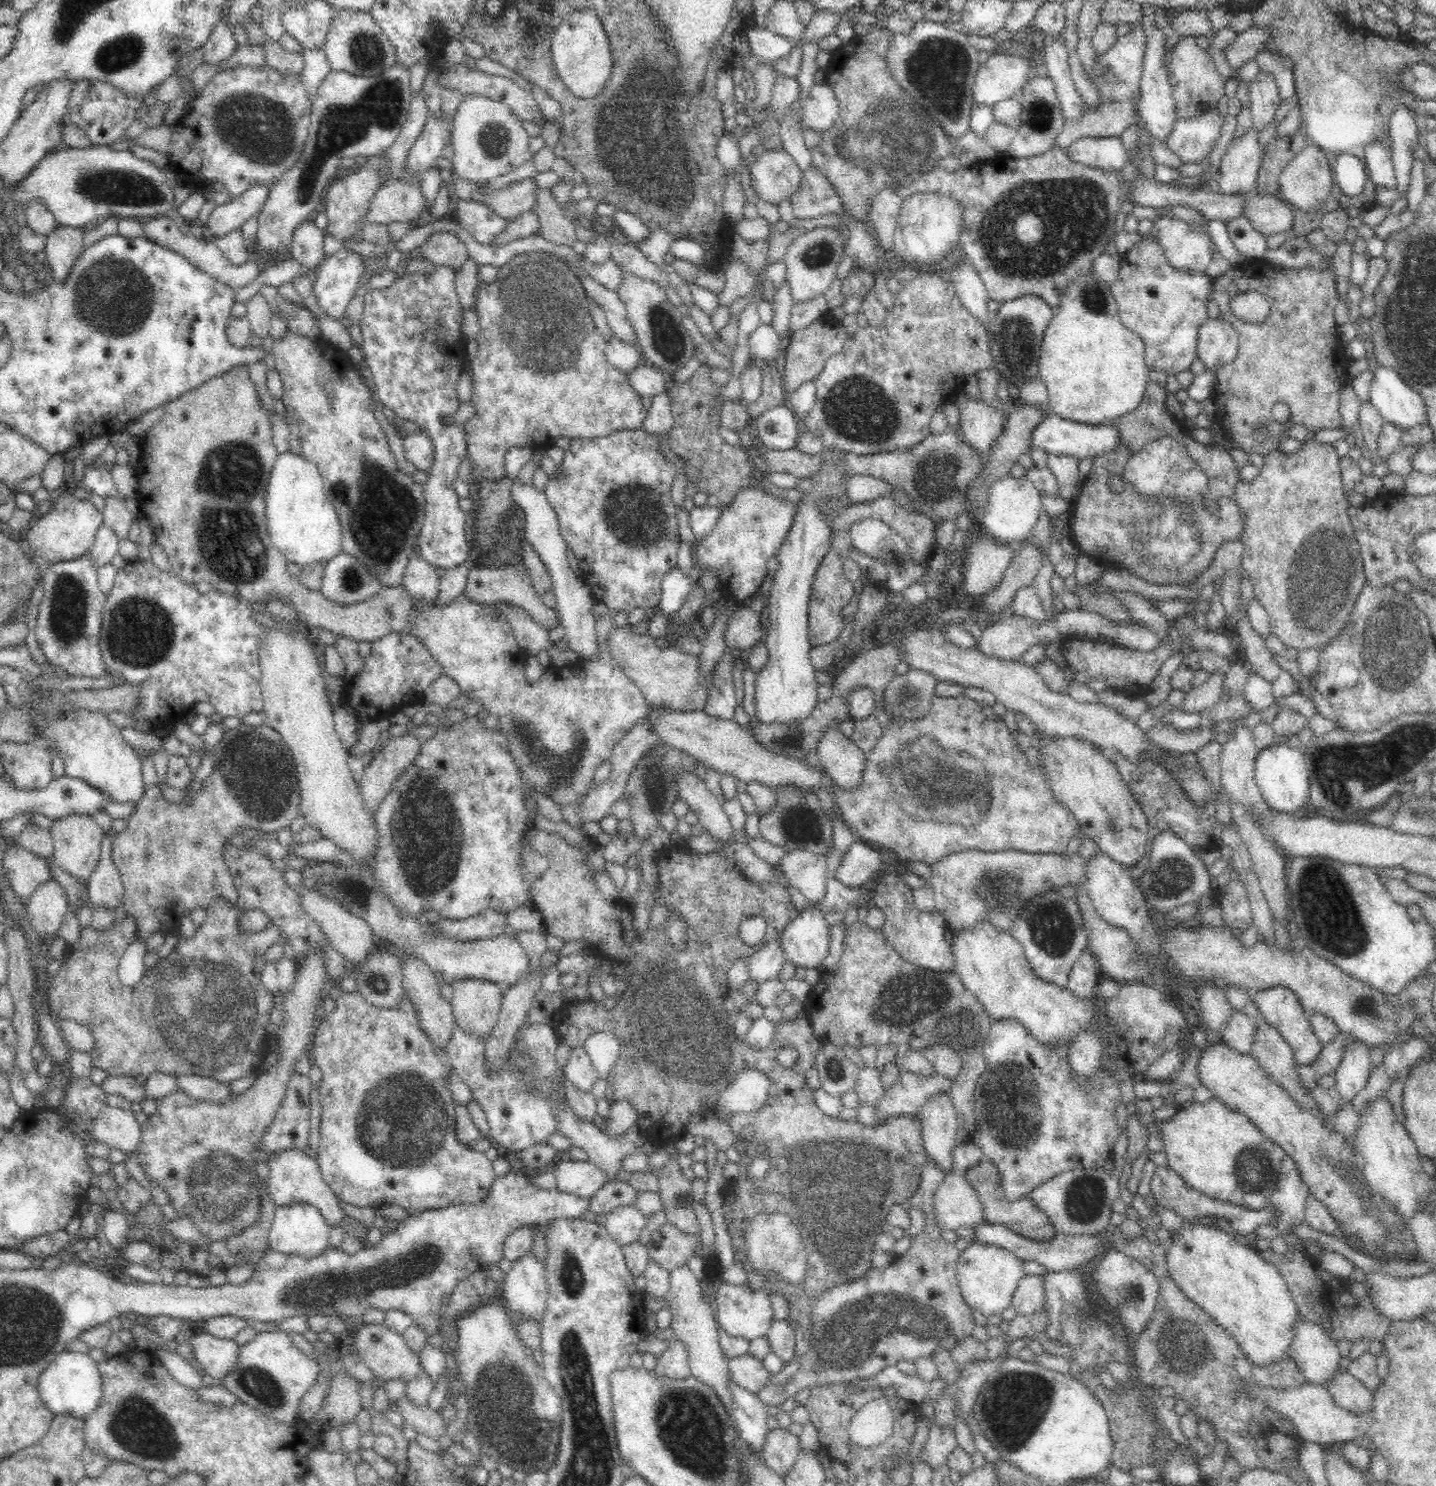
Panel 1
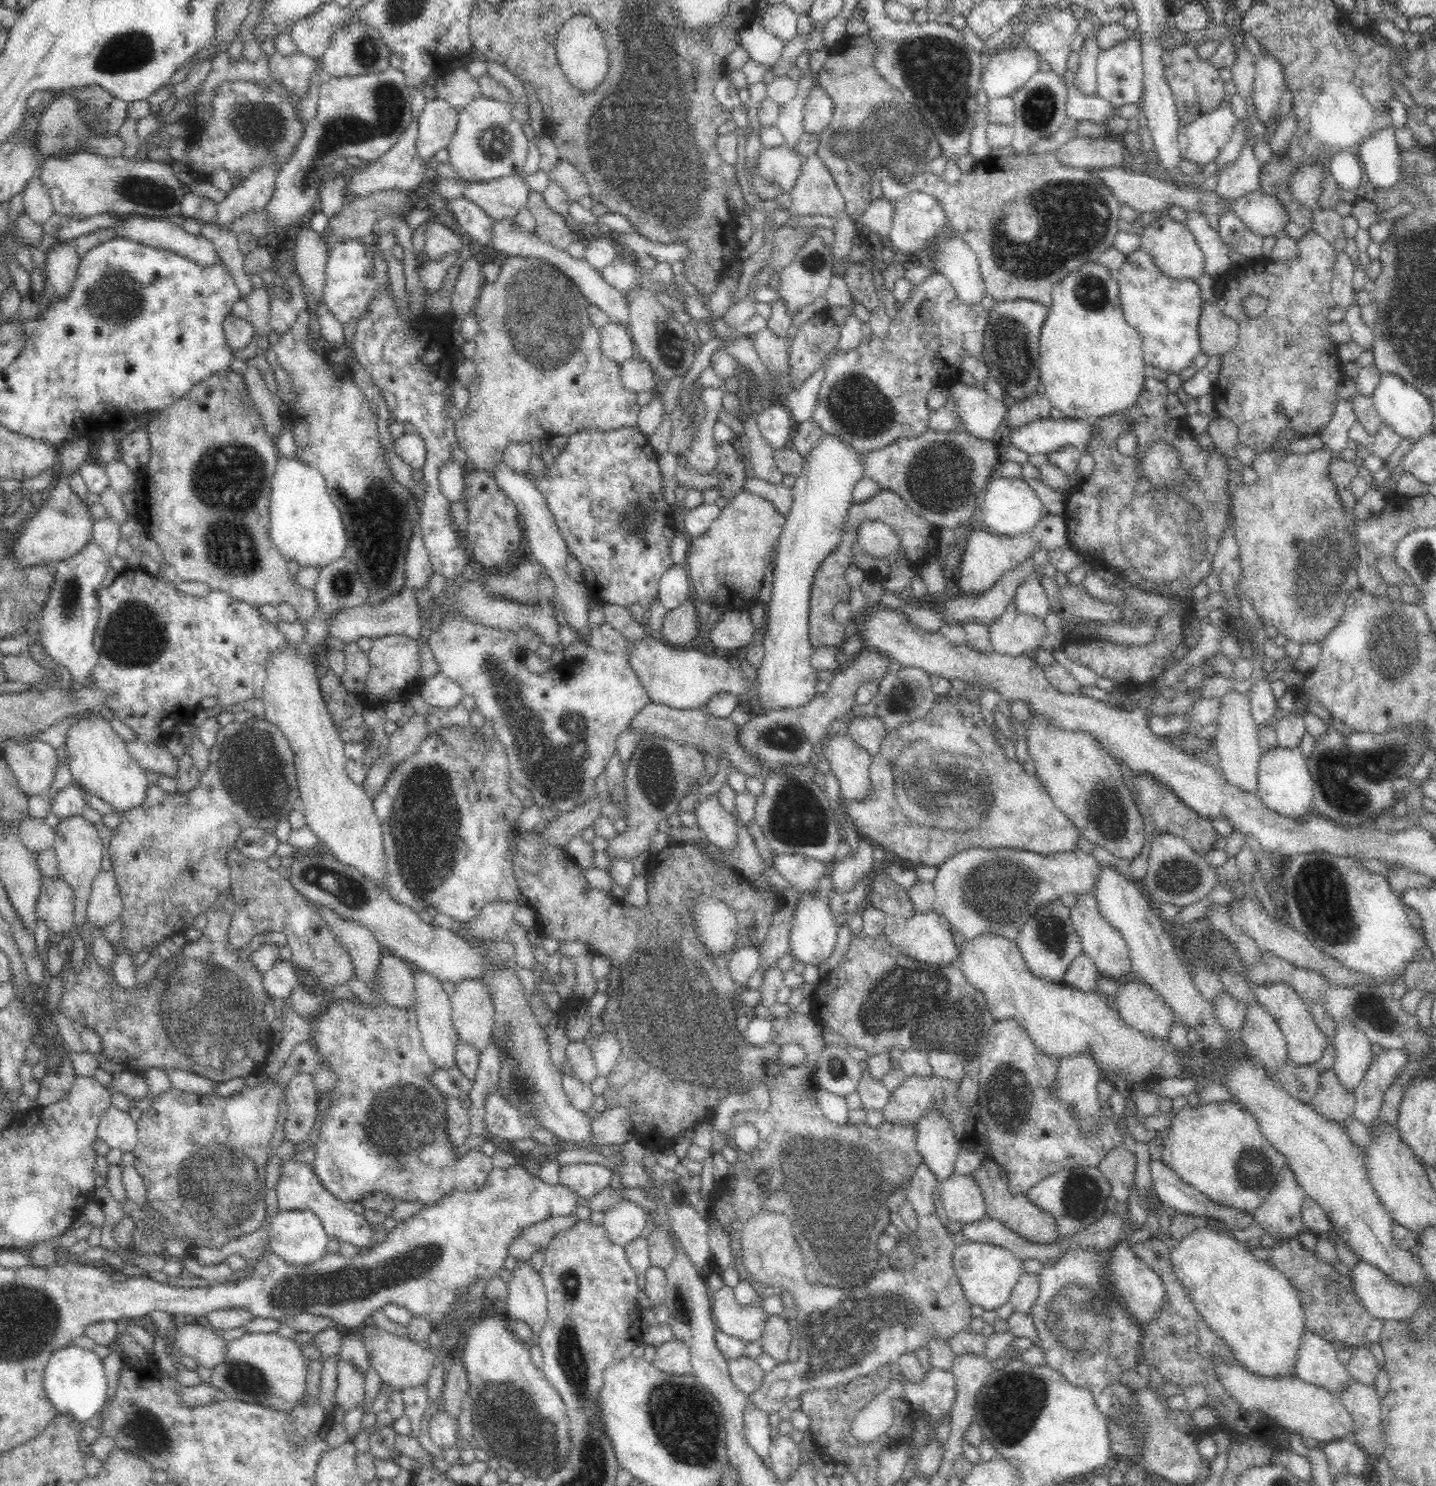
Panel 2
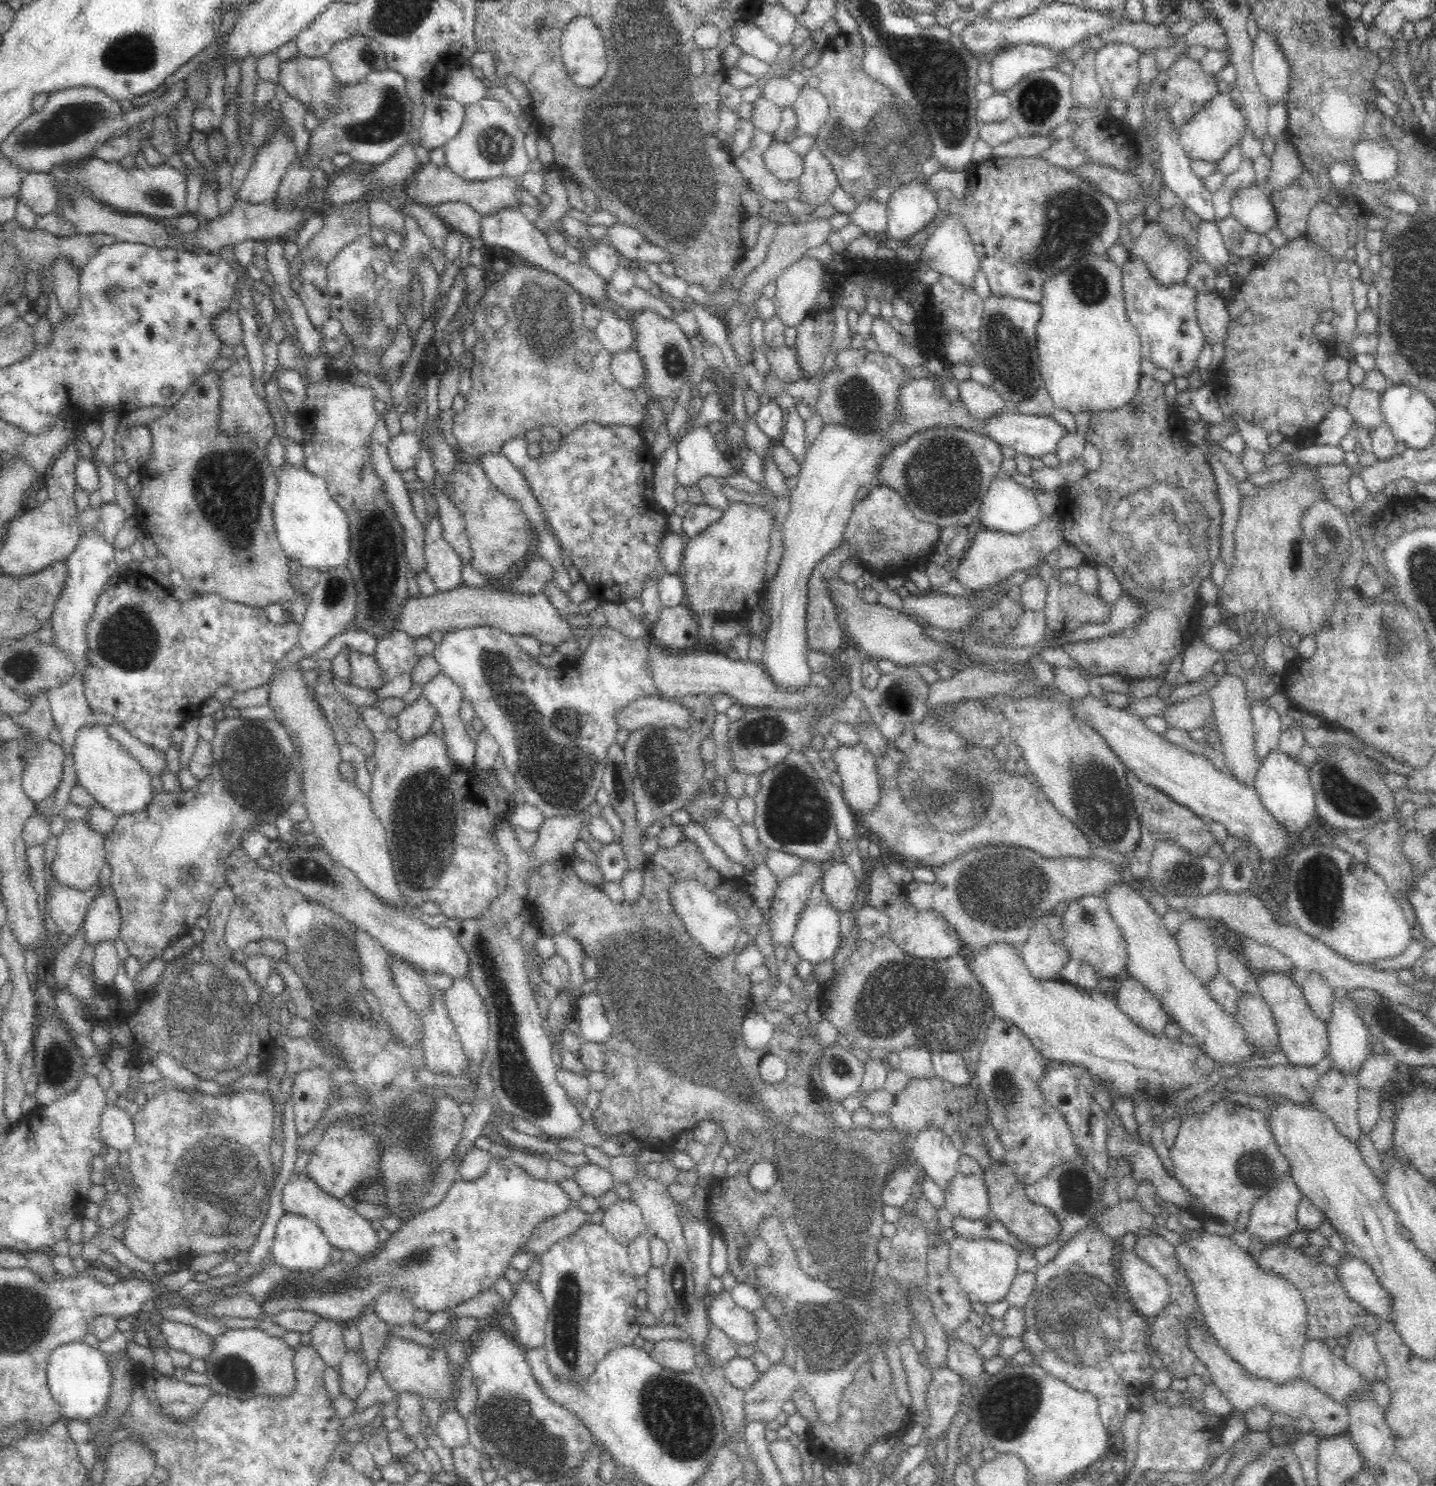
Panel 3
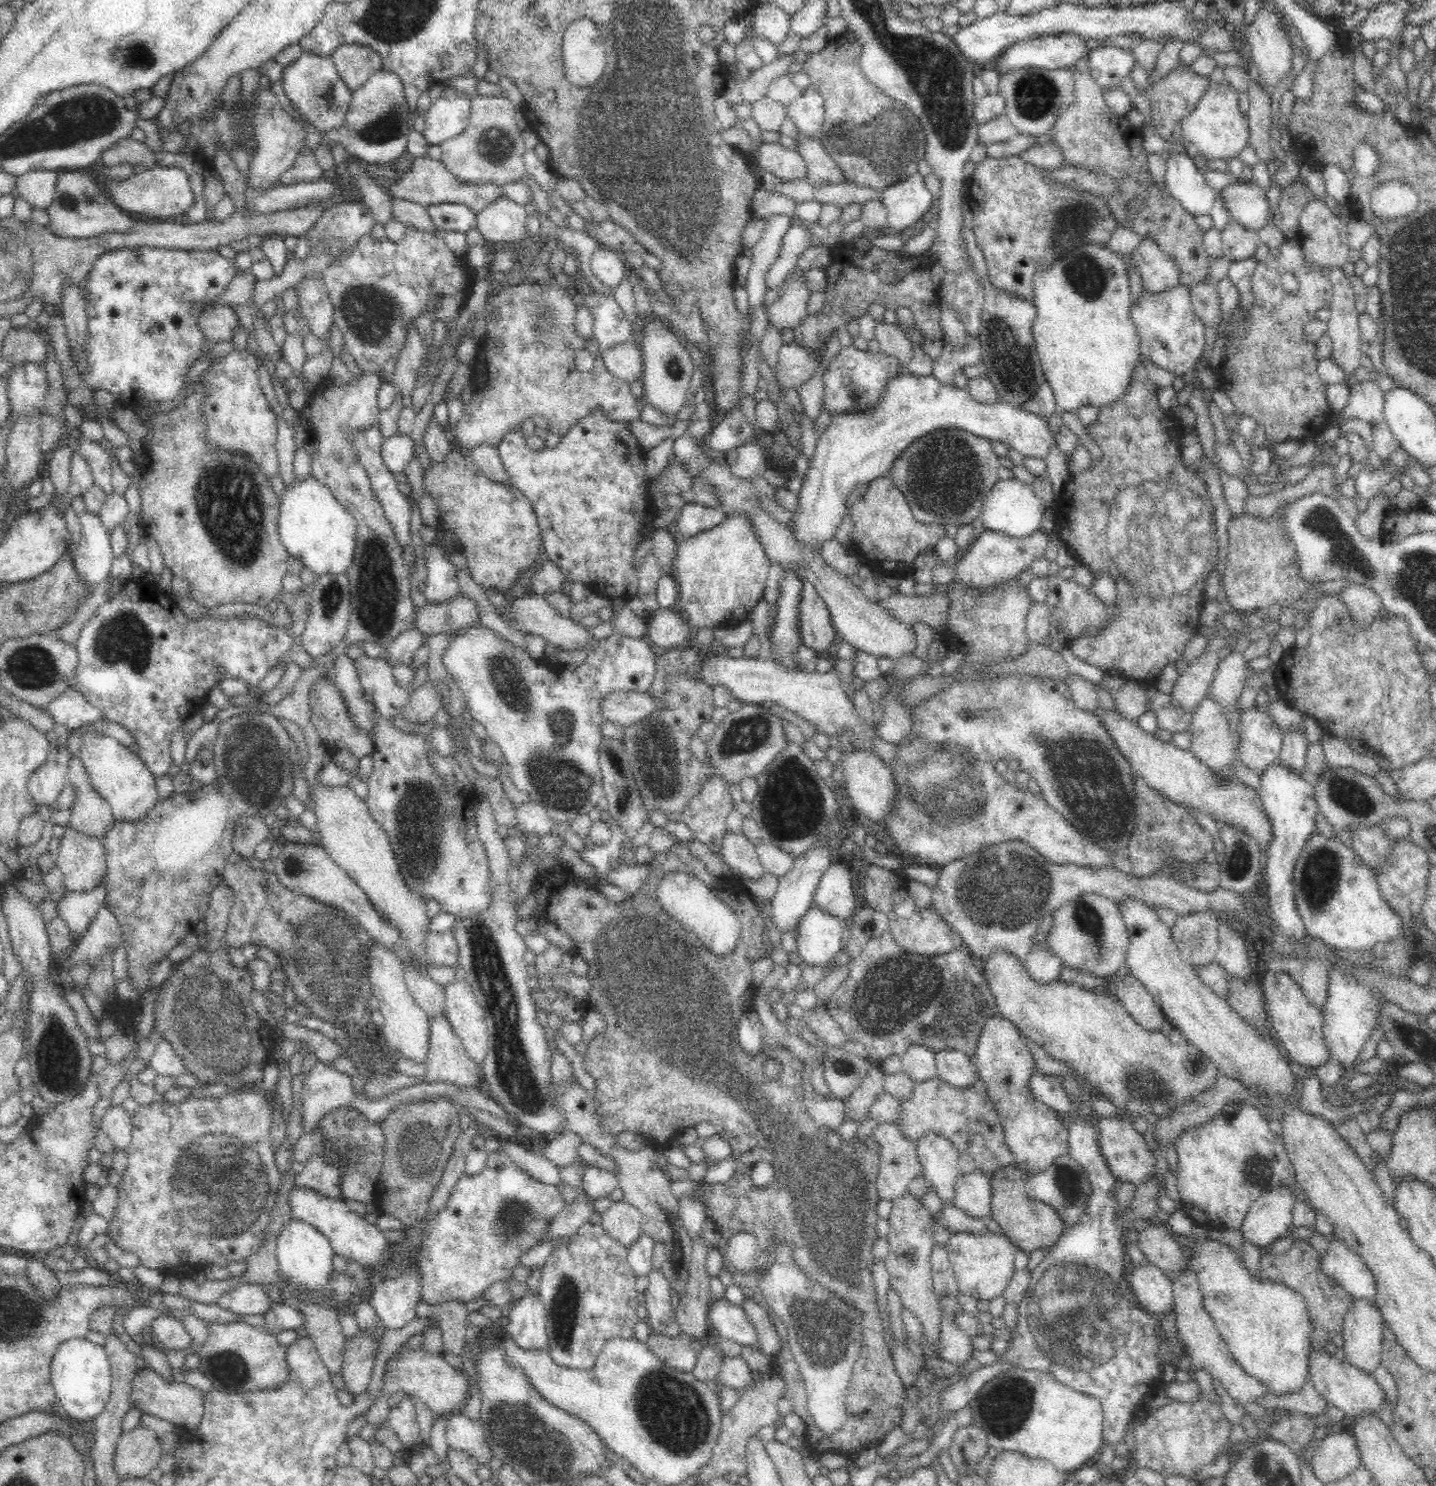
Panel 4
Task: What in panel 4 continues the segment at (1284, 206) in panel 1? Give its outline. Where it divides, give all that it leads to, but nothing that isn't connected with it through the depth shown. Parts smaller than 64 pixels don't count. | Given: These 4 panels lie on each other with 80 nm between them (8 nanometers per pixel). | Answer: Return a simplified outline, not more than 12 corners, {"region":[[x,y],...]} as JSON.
{"region":[[1255,182],[1223,188],[1231,219],[1258,232],[1272,222],[1267,193]]}

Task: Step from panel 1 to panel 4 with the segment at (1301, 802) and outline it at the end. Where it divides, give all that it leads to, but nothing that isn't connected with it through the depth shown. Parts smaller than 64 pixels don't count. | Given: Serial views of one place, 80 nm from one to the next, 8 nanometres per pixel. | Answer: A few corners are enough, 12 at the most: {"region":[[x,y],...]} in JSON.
{"region":[[1274,760],[1257,788],[1274,842],[1264,860],[1275,954],[1309,938],[1293,869],[1316,831],[1313,786]]}

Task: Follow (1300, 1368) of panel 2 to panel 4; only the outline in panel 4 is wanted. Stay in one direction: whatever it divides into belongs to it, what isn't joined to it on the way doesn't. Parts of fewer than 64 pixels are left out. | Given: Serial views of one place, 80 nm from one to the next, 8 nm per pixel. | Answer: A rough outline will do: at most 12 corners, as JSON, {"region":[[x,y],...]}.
{"region":[[1311,1346],[1308,1381],[1348,1415],[1378,1412],[1372,1375]]}

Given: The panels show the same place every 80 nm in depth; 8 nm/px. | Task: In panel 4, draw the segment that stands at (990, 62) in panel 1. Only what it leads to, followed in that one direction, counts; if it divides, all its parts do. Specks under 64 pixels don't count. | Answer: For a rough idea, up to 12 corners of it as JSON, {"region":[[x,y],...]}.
{"region":[[1074,35],[1010,45],[991,63],[998,78],[1022,69],[1066,69],[1087,55]]}

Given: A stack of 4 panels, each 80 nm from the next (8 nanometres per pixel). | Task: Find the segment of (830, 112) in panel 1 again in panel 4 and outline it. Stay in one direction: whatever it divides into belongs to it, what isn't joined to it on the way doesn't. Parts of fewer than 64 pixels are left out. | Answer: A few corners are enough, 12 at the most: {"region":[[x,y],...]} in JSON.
{"region":[[812,86],[790,103],[787,117],[815,138],[825,120],[823,96]]}

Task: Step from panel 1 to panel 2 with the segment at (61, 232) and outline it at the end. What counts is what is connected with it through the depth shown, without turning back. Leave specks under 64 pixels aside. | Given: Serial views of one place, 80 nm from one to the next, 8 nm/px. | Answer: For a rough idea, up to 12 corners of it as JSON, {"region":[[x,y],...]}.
{"region":[[75,239],[57,240],[46,257],[48,282],[70,292],[80,262]]}

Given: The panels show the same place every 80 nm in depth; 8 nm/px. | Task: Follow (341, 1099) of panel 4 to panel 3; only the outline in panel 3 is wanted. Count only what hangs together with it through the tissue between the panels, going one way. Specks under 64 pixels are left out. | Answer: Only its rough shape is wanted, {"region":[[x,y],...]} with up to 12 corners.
{"region":[[318,1067],[297,1072],[290,1099],[298,1137],[322,1116],[333,1090]]}

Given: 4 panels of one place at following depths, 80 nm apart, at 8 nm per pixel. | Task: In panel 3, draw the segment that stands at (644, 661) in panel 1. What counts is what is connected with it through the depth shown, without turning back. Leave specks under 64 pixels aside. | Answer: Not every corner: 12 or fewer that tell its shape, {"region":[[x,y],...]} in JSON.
{"region":[[648,639],[655,695],[728,695],[744,709],[824,708],[828,689],[776,689],[762,663]]}

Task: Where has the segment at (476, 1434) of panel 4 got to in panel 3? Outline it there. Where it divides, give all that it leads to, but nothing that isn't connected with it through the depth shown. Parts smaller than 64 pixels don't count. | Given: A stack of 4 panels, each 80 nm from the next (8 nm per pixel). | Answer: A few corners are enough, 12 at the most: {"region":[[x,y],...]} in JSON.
{"region":[[455,1410],[439,1417],[433,1434],[438,1448],[468,1442],[467,1424]]}

